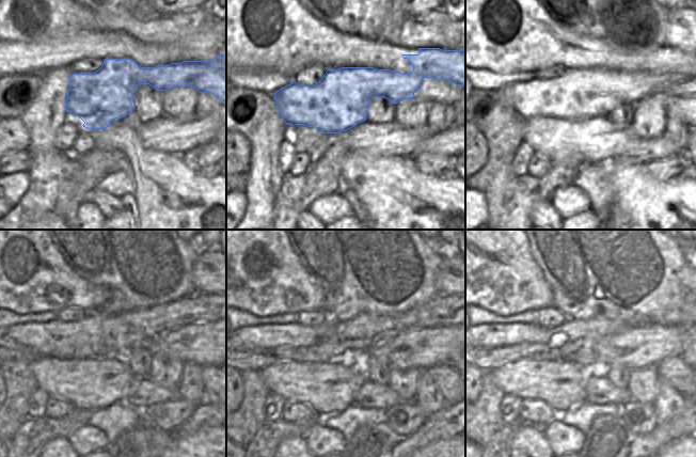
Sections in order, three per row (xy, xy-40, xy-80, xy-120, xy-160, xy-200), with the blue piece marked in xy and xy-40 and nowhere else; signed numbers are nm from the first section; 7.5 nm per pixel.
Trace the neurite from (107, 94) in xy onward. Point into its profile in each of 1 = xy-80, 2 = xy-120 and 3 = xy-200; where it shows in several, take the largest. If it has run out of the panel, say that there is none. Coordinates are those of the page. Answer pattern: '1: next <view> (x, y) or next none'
1: next xy-80 (590, 92)
2: next xy-120 (97, 335)
3: next xy-200 (489, 335)

